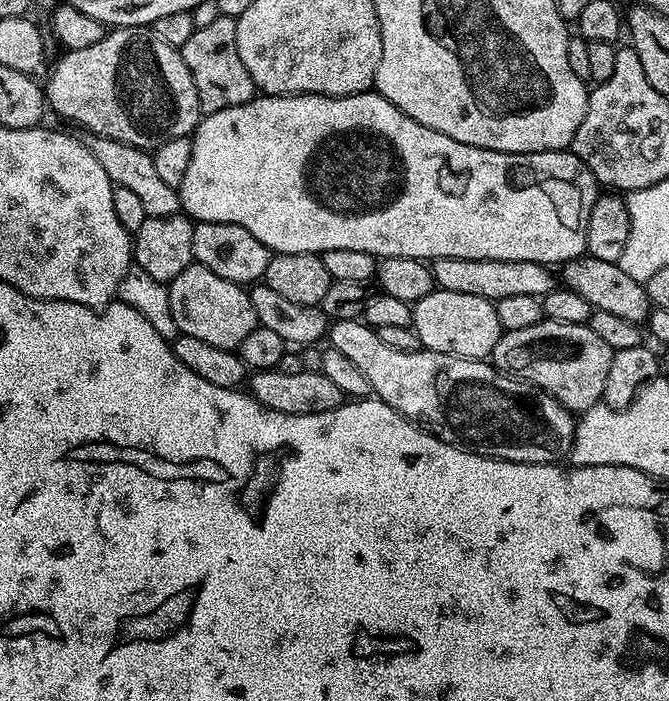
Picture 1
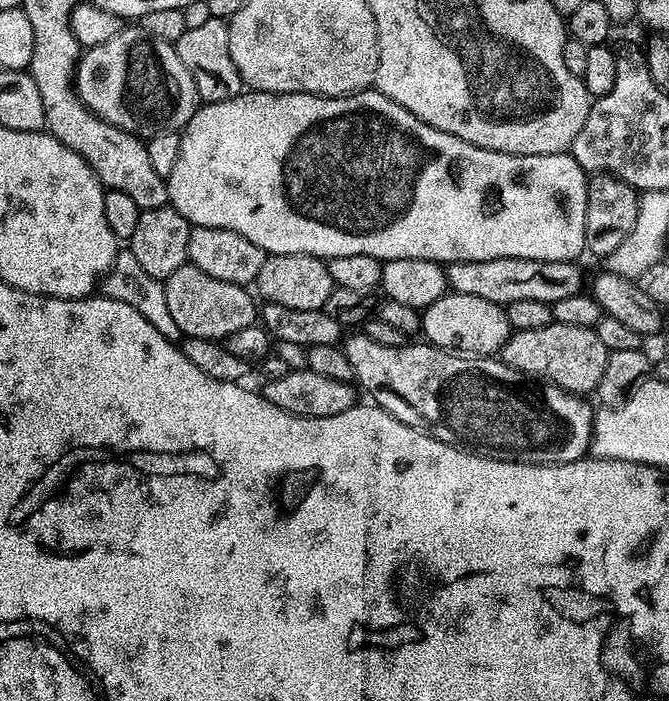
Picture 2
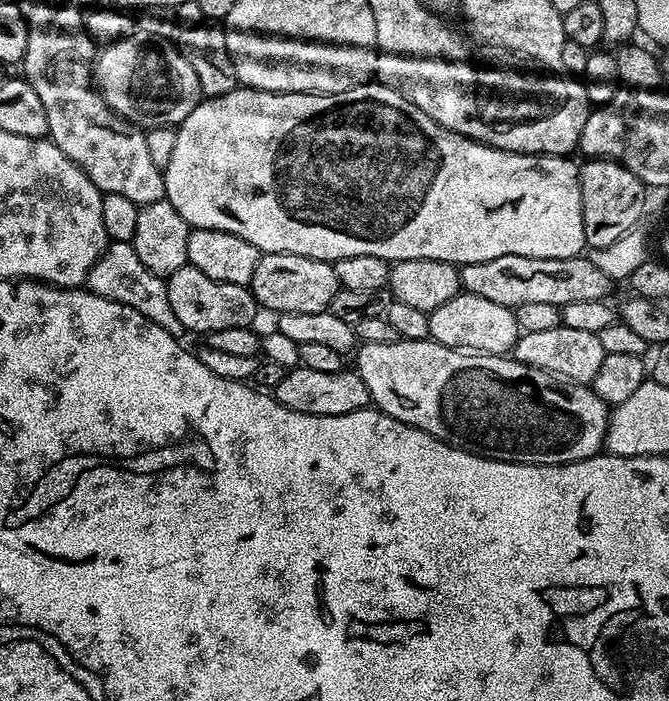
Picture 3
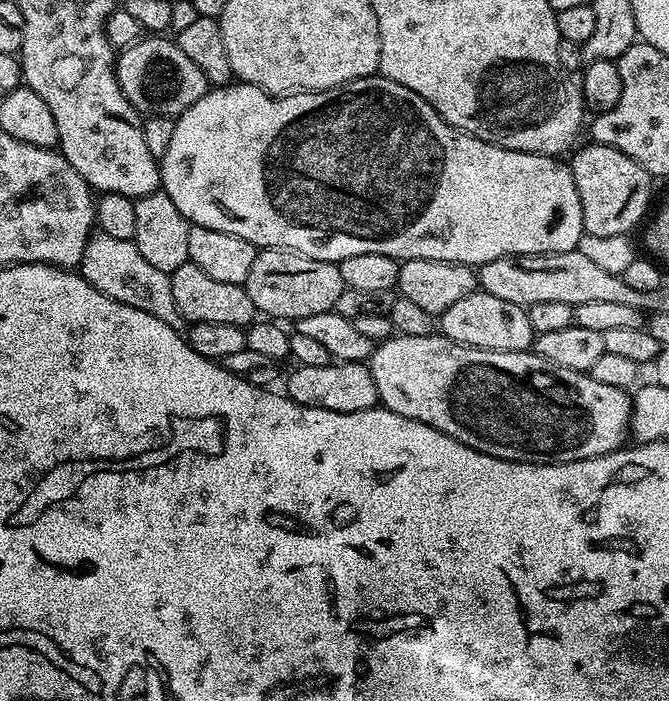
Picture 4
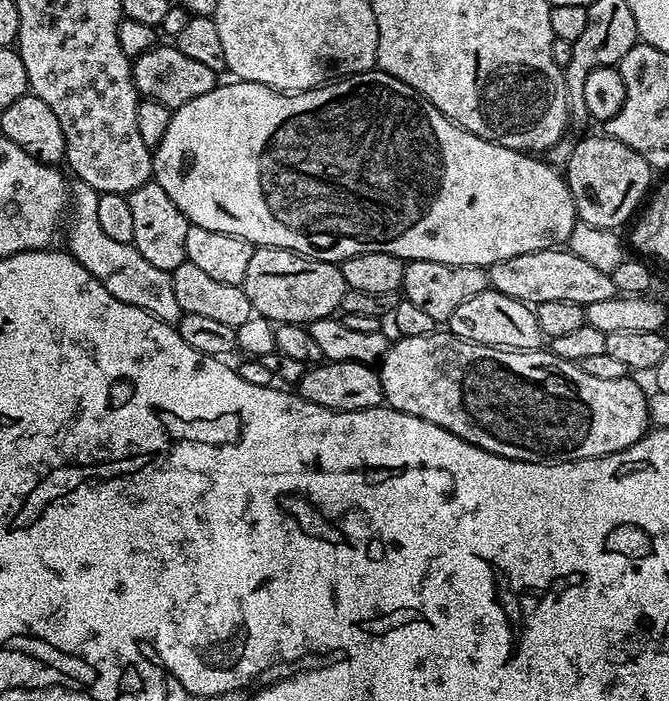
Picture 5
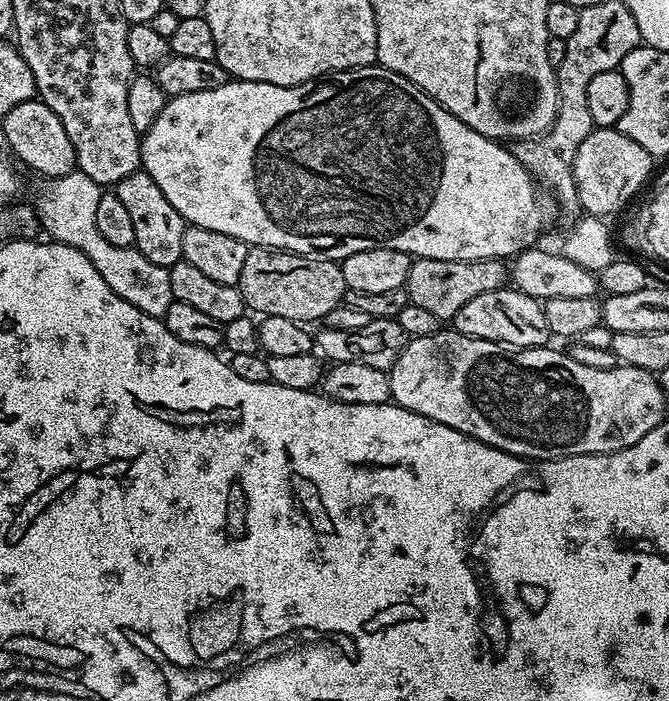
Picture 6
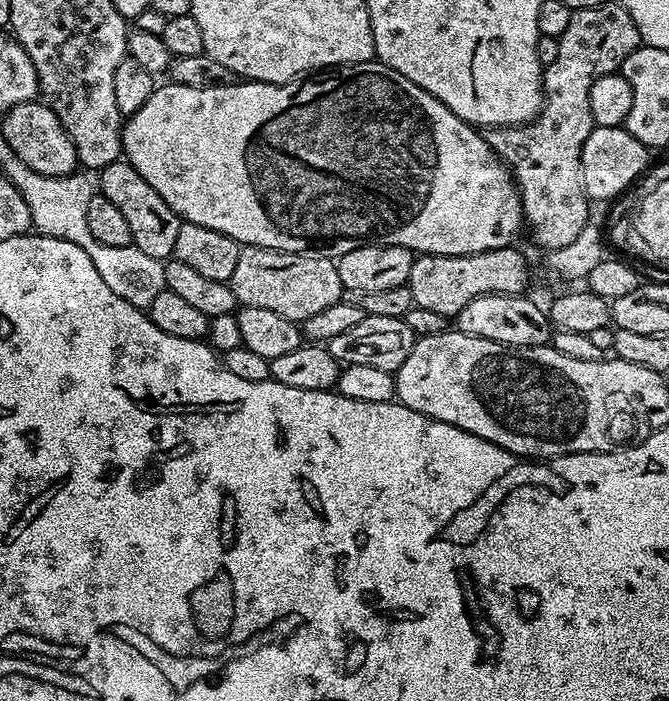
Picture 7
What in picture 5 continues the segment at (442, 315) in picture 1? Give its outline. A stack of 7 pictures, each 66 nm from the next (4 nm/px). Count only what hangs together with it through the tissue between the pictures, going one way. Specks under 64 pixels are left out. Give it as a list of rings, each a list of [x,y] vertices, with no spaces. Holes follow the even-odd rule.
[[[488,287],[482,294],[474,294],[446,321],[447,331],[460,340],[468,340],[472,344],[481,344],[491,348],[511,348],[518,352],[536,350],[545,343],[544,331],[538,326],[535,311],[529,305],[518,302],[518,298],[510,298],[506,294]]]

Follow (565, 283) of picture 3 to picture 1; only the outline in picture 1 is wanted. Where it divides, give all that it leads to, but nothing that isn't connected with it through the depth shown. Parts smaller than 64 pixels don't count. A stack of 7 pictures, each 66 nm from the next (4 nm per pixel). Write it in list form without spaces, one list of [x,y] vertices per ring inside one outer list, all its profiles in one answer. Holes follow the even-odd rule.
[[[438,258],[431,261],[432,283],[442,290],[455,290],[458,294],[478,294],[478,298],[486,298],[493,302],[502,298],[518,298],[518,294],[530,294],[543,298],[558,286],[553,269],[546,264],[526,262],[525,260],[467,260],[466,258]]]

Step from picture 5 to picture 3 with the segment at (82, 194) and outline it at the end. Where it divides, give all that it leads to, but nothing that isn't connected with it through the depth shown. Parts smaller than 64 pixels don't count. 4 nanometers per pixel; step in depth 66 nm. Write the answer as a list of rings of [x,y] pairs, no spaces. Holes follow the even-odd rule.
[[[118,240],[109,243],[100,255],[95,266],[90,270],[86,281],[87,291],[98,294],[102,298],[110,298],[114,302],[122,302],[126,306],[134,306],[138,314],[150,318],[162,330],[166,330],[175,340],[183,341],[186,333],[182,322],[174,315],[174,310],[170,306],[170,294],[165,277],[154,274],[142,266],[142,258],[132,248],[131,243],[127,240]]]

